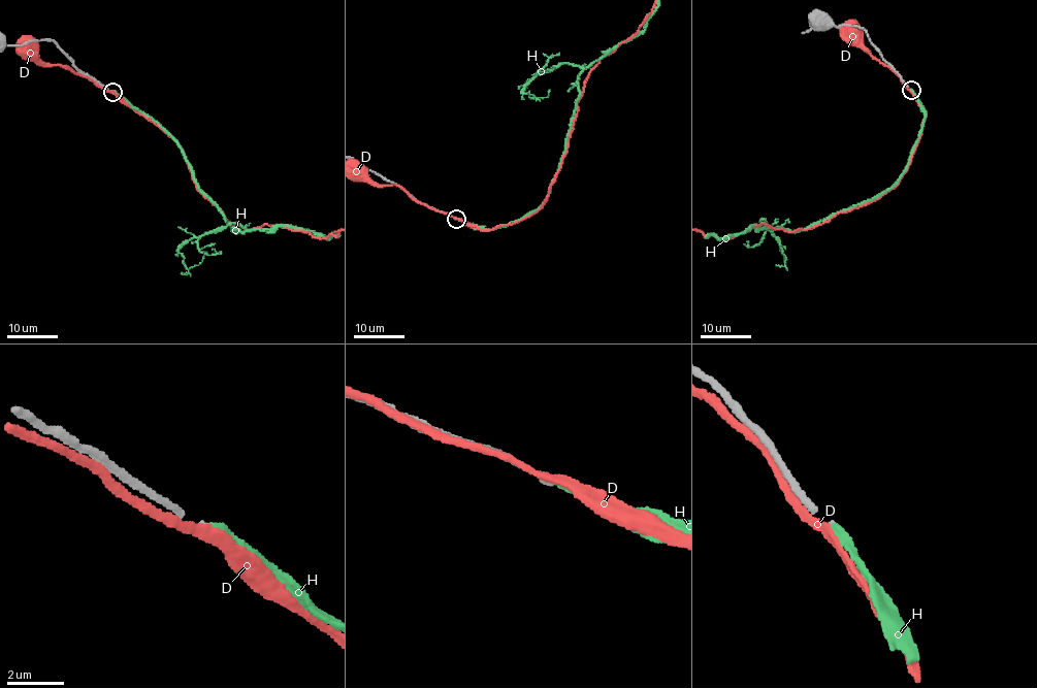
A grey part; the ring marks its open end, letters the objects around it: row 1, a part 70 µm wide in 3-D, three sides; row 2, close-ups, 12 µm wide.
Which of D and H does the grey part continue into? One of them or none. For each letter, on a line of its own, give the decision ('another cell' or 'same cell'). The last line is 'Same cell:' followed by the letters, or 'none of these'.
D: another cell
H: another cell
Same cell: none of these

